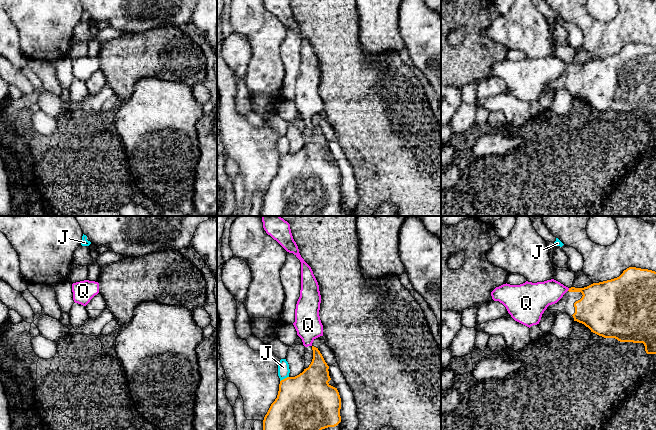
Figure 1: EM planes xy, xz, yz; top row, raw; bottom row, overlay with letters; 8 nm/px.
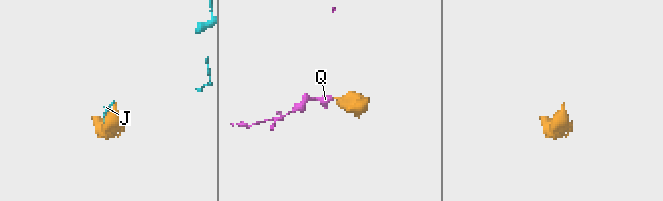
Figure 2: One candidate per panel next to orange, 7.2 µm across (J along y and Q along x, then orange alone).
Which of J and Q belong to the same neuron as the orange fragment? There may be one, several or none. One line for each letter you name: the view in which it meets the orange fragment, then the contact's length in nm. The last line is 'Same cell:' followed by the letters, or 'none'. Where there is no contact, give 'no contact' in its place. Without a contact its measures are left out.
Same cell: none

